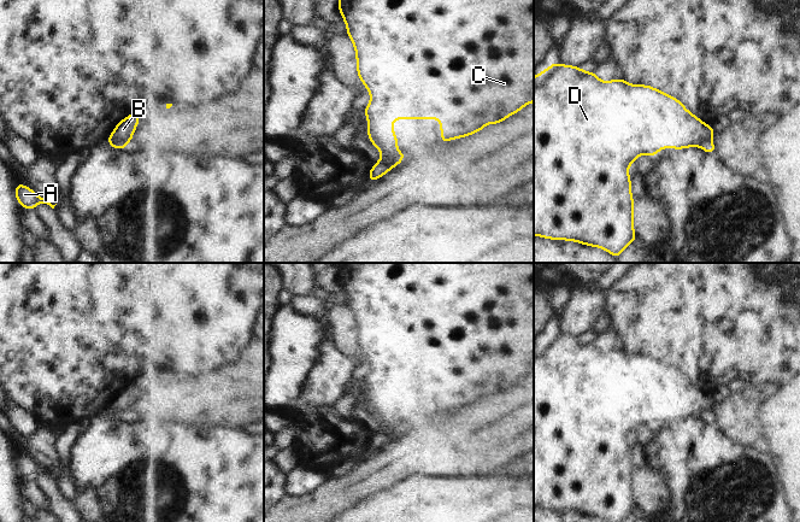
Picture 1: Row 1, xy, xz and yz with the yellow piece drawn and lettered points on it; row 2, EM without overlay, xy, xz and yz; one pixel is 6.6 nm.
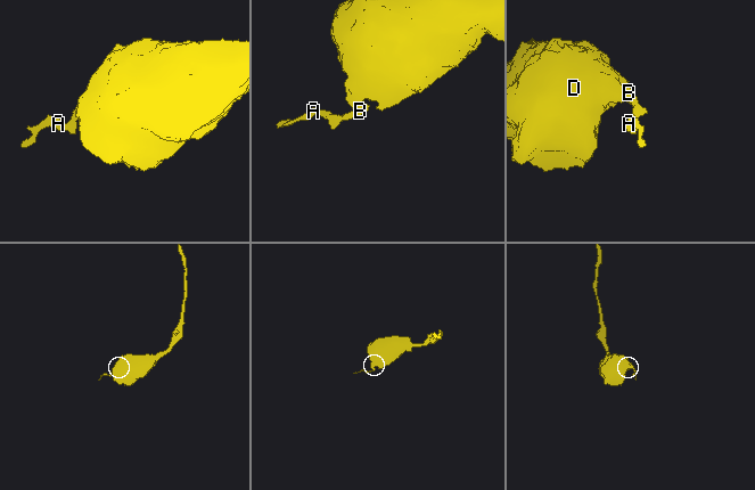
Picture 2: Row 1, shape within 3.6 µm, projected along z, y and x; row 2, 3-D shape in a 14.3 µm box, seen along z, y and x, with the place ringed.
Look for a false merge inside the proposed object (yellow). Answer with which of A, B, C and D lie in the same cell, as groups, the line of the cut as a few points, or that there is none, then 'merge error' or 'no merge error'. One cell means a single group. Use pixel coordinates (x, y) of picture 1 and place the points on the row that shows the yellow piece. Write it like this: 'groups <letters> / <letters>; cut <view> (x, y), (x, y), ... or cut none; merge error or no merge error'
groups A / B C D; cut xy (109, 138), (122, 141), (127, 146); merge error

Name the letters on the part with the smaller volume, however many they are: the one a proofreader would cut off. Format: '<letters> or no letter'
A

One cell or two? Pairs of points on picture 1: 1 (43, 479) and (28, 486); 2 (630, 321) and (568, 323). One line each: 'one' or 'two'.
1: two
2: two

